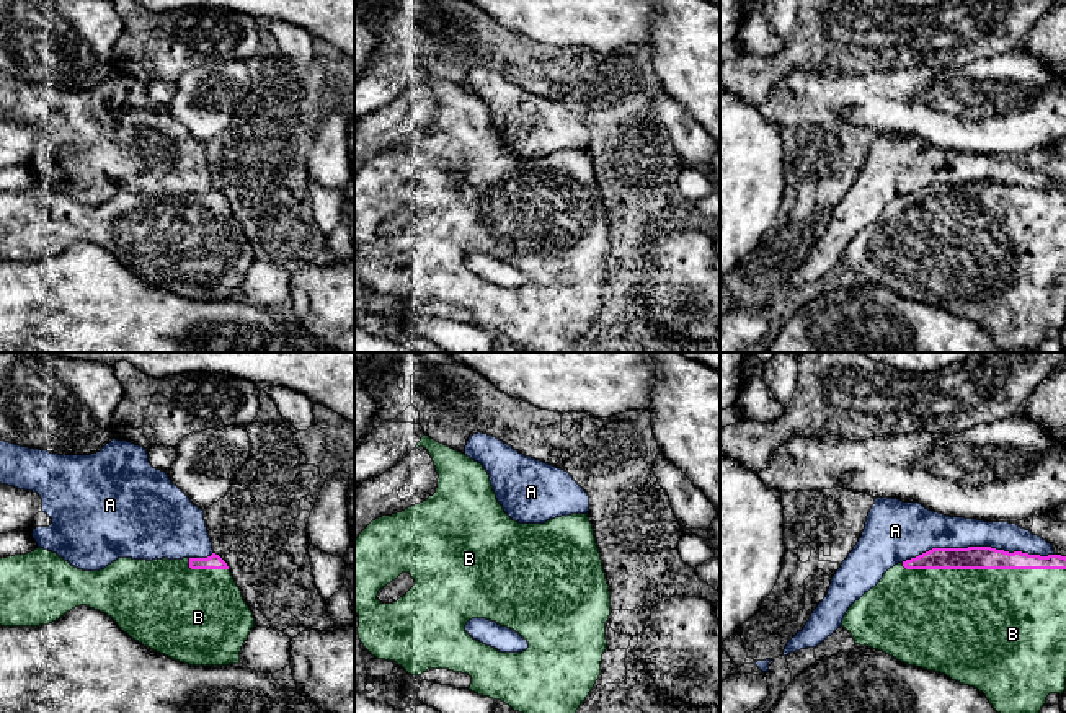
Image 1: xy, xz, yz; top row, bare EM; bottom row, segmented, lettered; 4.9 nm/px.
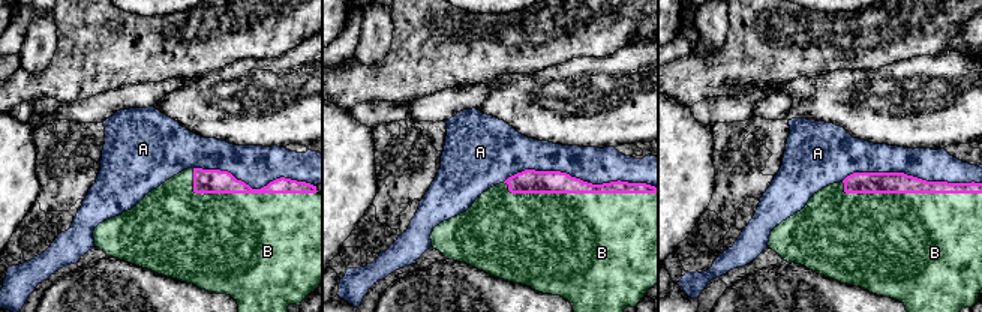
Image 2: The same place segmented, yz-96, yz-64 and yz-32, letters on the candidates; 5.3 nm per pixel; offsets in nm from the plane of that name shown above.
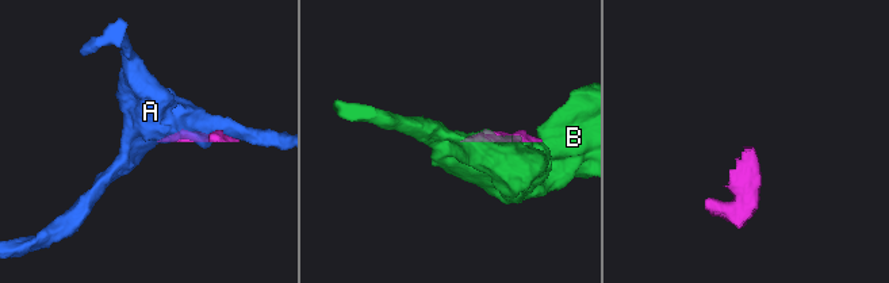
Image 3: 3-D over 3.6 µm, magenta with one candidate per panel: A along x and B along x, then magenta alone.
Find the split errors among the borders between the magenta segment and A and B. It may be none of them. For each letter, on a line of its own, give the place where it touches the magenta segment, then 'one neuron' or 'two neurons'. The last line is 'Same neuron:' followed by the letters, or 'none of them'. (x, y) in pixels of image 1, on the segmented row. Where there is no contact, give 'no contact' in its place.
A: yz (977, 547) | two neurons
B: yz (983, 568) | one neuron
Same neuron: B

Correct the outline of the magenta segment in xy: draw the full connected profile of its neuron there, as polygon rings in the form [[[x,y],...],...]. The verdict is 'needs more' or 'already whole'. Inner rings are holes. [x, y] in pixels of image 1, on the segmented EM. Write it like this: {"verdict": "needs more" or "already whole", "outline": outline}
{"verdict": "needs more", "outline": [[[44,548],[26,555],[0,558],[0,625],[49,625],[75,607],[87,605],[111,617],[132,640],[189,666],[240,664],[240,651],[255,625],[253,612],[243,600],[227,563],[215,553],[207,558],[132,560],[118,558],[104,569],[83,571]]]}

